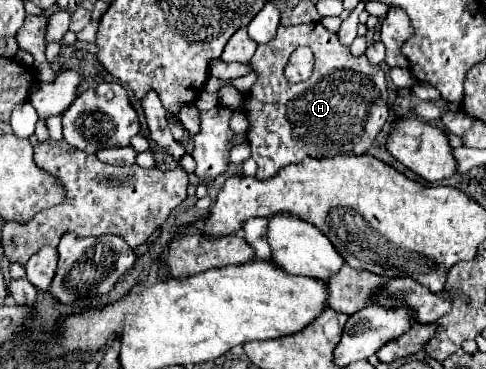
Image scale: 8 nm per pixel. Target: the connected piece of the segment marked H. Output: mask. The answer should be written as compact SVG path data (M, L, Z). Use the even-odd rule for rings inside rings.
M320 23L316 25L292 25L278 27L276 37L270 43L258 45L256 53L248 61L252 71L256 73L256 83L250 87L248 97L244 101L248 127L248 143L252 151L252 159L258 165L256 179L268 179L278 173L278 169L300 163L306 157L336 157L336 155L364 155L368 147L374 143L374 137L380 133L384 123L390 117L388 101L386 101L386 77L378 65L370 65L368 59L352 57L350 49L340 45L338 37L326 31ZM306 45L314 53L314 71L312 77L304 83L290 83L284 77L284 65L288 63L290 53L298 47Z

